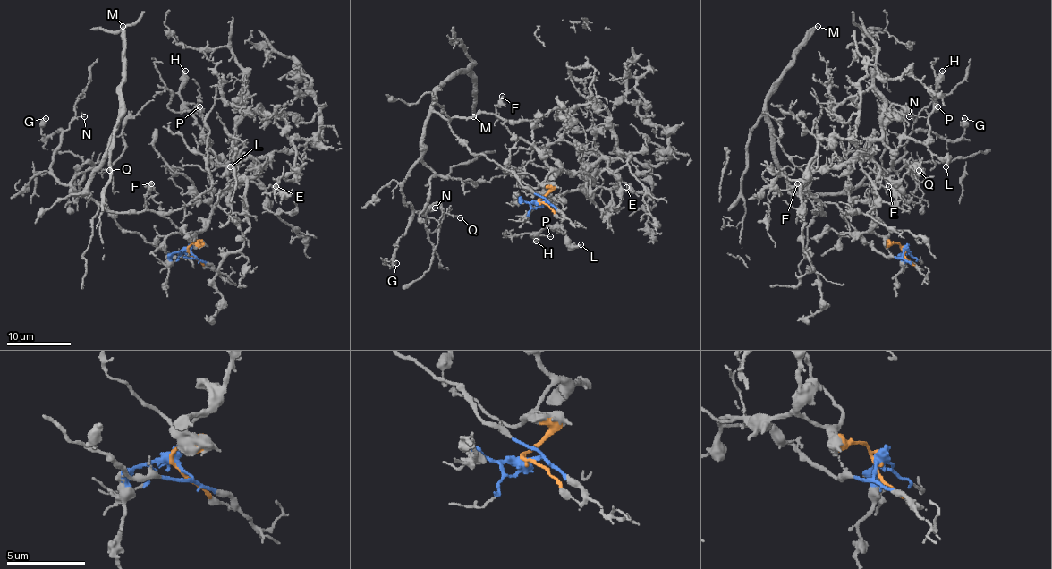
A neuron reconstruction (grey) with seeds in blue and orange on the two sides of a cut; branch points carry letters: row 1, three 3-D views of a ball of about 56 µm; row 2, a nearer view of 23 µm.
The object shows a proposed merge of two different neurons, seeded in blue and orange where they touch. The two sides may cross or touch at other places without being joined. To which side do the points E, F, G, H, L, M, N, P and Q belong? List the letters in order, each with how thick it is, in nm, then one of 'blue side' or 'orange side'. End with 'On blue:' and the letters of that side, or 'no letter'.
E: 120 nm | orange side
F: 140 nm | blue side
G: 280 nm | blue side
H: 240 nm | orange side
L: 200 nm | orange side
M: 240 nm | blue side
N: 110 nm | blue side
P: 100 nm | orange side
Q: 80 nm | blue side
On blue: F, G, M, N, Q

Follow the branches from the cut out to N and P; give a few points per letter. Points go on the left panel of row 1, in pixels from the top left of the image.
N: (189, 250), (193, 259), (166, 253), (55, 176), (60, 136), (84, 117)
P: (189, 250), (211, 207), (237, 180), (237, 141), (233, 156), (221, 164), (185, 106), (200, 106)

